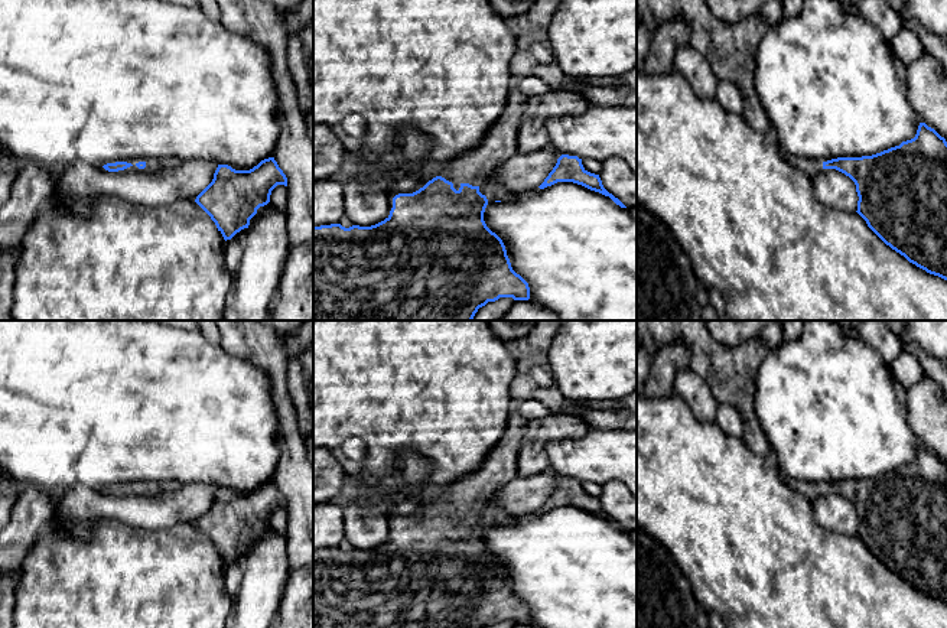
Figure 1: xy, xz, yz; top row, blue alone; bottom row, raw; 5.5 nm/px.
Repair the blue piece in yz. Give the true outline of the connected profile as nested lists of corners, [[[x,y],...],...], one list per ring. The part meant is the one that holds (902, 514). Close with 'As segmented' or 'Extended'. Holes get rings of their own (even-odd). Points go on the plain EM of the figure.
[[[920,446],[914,462],[881,476],[862,481],[837,481],[827,485],[794,481],[782,474],[787,485],[810,501],[823,492],[836,492],[849,500],[859,520],[857,537],[868,550],[892,573],[930,598],[947,603],[947,465],[934,452]]]. Extended

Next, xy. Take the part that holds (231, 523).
[[[274,481],[261,484],[250,494],[218,488],[212,505],[195,525],[211,540],[224,563],[248,551],[260,530],[270,525],[277,508],[287,510],[287,501]]]. As segmented

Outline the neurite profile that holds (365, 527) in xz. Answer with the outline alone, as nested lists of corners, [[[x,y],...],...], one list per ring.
[[[361,501],[344,504],[344,537],[354,549],[371,550],[388,541],[393,523],[384,511]]]

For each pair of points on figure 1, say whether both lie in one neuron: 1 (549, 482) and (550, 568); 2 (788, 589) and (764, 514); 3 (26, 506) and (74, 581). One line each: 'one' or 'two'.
1: two
2: one
3: two

